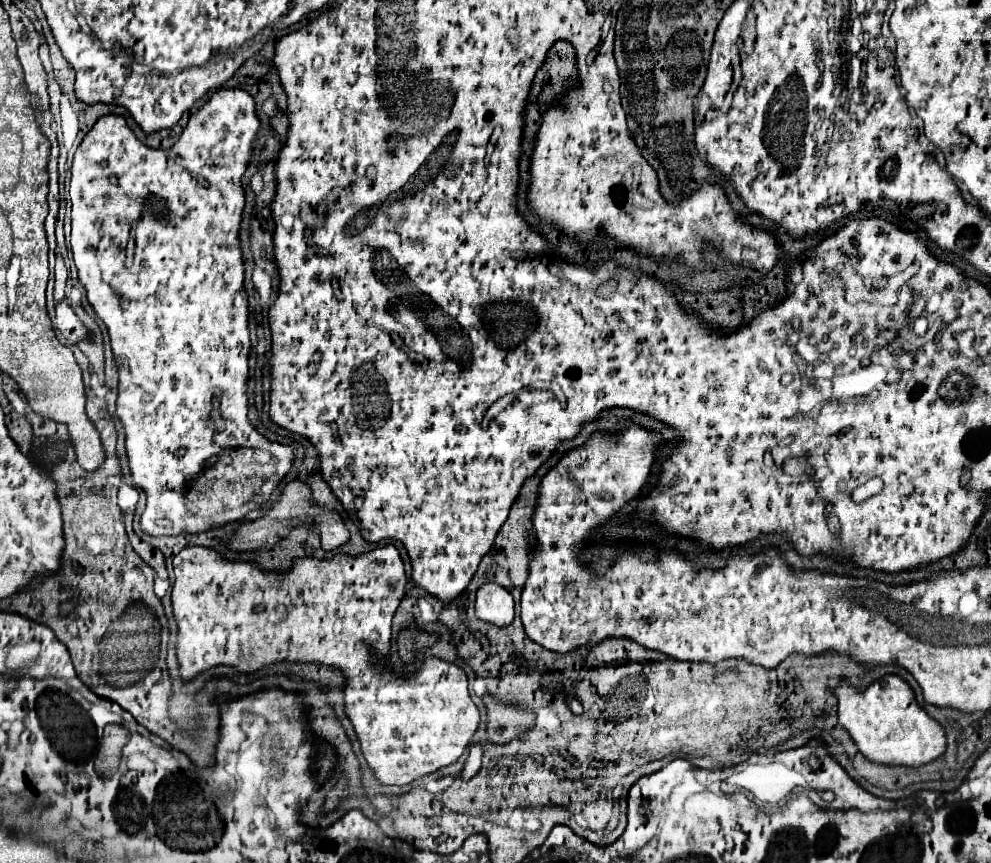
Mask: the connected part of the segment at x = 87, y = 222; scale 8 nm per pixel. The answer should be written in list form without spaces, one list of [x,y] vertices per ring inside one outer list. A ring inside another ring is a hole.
[[[220,89],[216,91],[204,107],[200,107],[188,121],[184,133],[166,151],[150,149],[142,145],[136,135],[128,129],[124,117],[118,115],[104,115],[100,117],[94,127],[86,133],[80,147],[74,153],[72,163],[72,197],[70,247],[74,253],[74,263],[78,269],[78,279],[86,287],[88,303],[94,307],[96,315],[104,321],[110,335],[110,345],[114,353],[114,361],[118,367],[120,383],[118,383],[118,399],[116,399],[116,415],[122,421],[126,429],[126,453],[128,453],[128,467],[132,473],[134,483],[146,493],[146,509],[140,517],[140,527],[144,533],[152,537],[164,537],[164,535],[182,535],[190,527],[190,511],[184,503],[186,497],[186,485],[204,473],[204,467],[208,459],[220,455],[226,447],[252,447],[262,449],[272,455],[274,467],[264,471],[264,483],[280,483],[288,469],[292,467],[294,459],[294,447],[282,445],[276,441],[268,441],[264,435],[258,433],[258,429],[248,421],[248,357],[250,357],[250,335],[248,335],[248,295],[244,291],[244,255],[240,247],[240,223],[246,205],[246,189],[242,183],[242,177],[248,169],[254,139],[260,129],[260,121],[256,117],[254,109],[254,97],[246,93],[244,89]],[[220,393],[220,415],[224,417],[224,429],[220,429],[212,421],[212,407],[214,407],[214,395]]]

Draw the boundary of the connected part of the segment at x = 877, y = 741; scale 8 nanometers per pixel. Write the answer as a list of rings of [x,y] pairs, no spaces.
[[[886,675],[862,689],[840,679],[836,699],[840,725],[850,733],[860,753],[874,763],[920,767],[938,759],[946,749],[944,729],[916,703],[912,687],[898,675]]]

